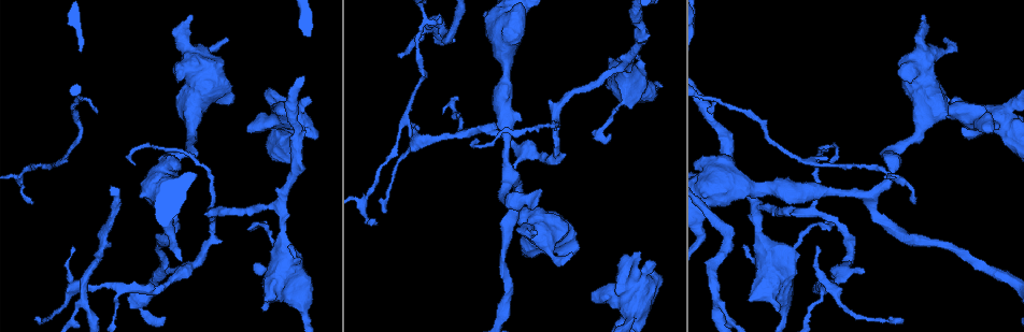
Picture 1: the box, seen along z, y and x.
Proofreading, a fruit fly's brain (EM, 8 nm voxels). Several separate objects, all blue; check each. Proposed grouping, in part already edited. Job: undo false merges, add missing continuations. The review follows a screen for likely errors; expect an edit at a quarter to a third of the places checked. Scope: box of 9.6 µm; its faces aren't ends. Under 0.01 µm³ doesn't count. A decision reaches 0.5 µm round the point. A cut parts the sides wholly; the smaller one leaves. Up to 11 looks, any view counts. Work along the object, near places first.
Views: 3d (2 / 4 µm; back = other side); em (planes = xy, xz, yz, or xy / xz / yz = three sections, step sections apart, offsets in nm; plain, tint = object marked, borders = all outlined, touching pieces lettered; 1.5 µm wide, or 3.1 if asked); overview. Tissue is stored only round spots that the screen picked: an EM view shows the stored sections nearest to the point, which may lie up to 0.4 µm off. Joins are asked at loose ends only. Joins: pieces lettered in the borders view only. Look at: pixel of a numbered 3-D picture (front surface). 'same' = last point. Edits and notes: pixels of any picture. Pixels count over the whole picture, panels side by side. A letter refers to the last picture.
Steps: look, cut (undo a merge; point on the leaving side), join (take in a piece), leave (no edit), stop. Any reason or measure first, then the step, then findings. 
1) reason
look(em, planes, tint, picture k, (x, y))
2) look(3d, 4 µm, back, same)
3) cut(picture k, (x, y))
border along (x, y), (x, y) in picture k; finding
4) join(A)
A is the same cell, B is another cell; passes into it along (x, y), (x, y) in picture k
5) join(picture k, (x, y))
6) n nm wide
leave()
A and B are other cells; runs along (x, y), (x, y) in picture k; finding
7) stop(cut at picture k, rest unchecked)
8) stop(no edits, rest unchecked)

a narrow waist
look(em, planes, tint, picture 1, (502, 199))

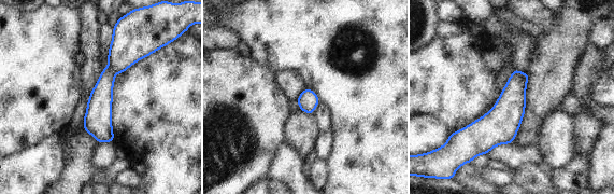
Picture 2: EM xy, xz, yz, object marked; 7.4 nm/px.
look(em, planes, borders, same)

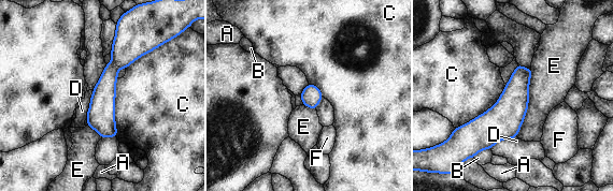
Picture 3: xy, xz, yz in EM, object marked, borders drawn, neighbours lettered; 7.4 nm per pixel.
leave()
A, B, C, D, E and F are other cells; border along (531, 67), (528, 109), (516, 136) in picture 3; one neuron here

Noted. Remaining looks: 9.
an open end
look(3d, 4 µm, picture 1, (180, 79))

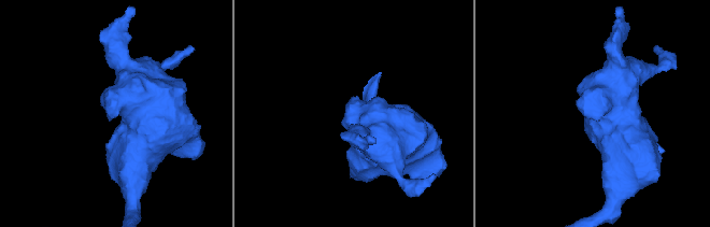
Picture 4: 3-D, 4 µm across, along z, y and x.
now the EM
look(em, planes, plain, picture 4, (352, 107))

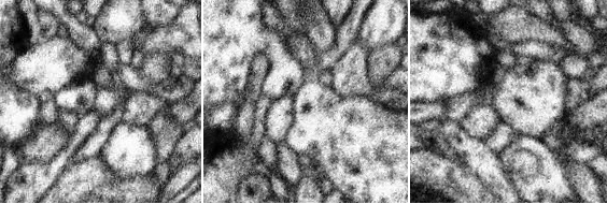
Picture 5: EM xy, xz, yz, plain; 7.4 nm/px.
see the neighbours
look(em, planes, borders, same)

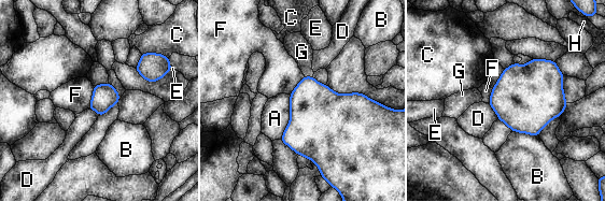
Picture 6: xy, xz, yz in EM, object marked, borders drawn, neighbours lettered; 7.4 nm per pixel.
A touches over 340 nm
join(G)
G is the same cell, A, B, C, D, E, F and H are other cells; it goes on there

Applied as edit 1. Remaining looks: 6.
look(overview)

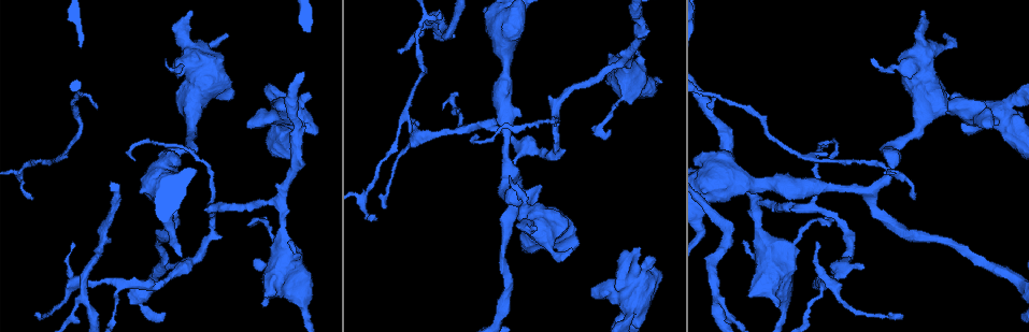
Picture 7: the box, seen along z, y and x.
branch stops here
look(3d, 4 µm, back, picture 7, (536, 230))

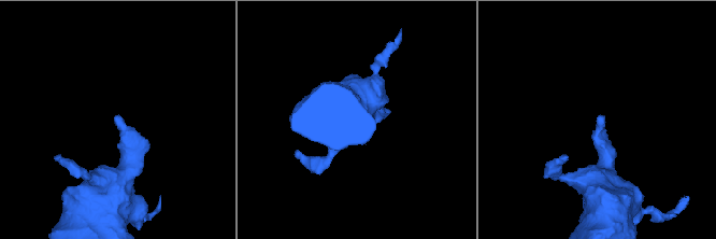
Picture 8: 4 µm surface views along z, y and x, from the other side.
look(em, yz, step 8, borders, picture 8, (602, 115))

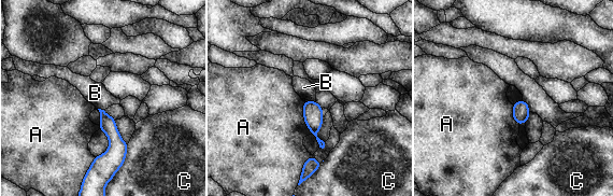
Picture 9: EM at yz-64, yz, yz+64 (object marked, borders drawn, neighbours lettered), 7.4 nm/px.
look(em, xy, step 4, borders, same)

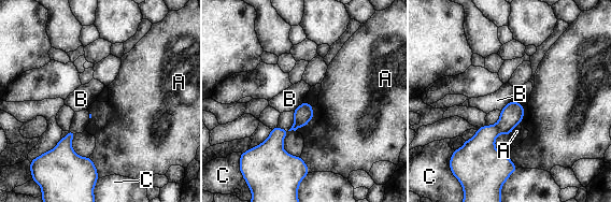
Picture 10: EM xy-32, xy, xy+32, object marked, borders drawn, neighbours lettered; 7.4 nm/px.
A touches over 240 nm
leave()
A, B and C are other cells; border along (510, 100), (500, 110) in picture 10; no lettered piece goes on from it

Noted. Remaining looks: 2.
an open end
look(em, xz, step 4, borders, picture 7, (309, 96))

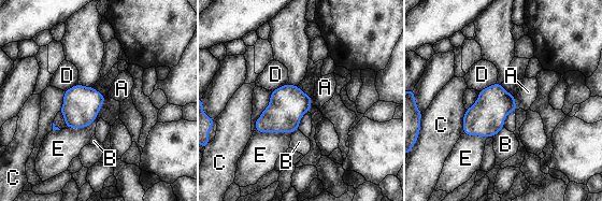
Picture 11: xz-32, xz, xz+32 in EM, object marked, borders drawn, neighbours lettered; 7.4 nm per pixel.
leave()
A, B, C, D and E are other cells; border along (105, 96), (88, 125), (66, 128) in picture 11; no lettered piece goes on from it

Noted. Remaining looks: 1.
stop(join at picture 6, rest unchecked)

